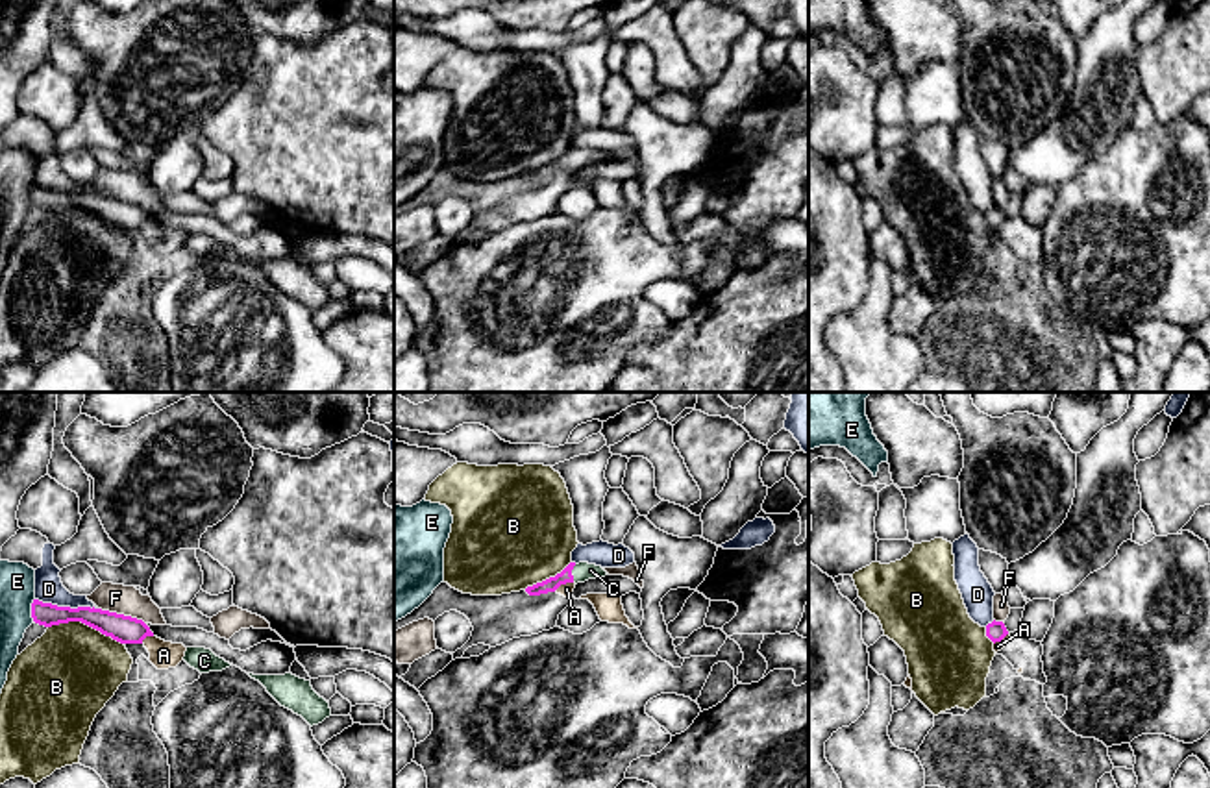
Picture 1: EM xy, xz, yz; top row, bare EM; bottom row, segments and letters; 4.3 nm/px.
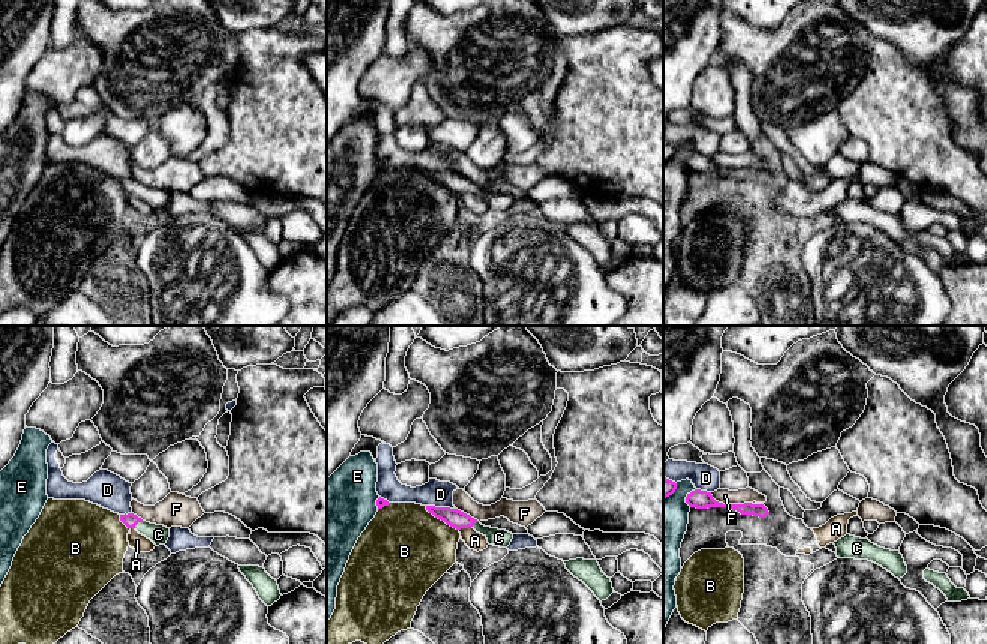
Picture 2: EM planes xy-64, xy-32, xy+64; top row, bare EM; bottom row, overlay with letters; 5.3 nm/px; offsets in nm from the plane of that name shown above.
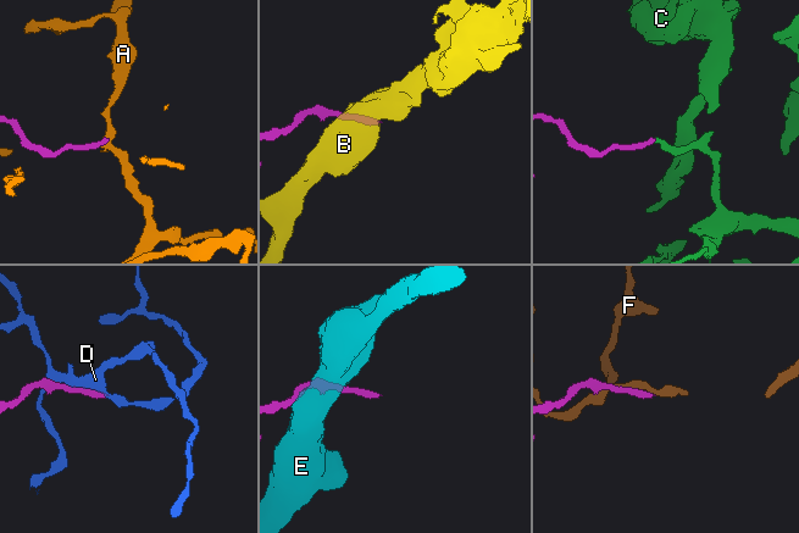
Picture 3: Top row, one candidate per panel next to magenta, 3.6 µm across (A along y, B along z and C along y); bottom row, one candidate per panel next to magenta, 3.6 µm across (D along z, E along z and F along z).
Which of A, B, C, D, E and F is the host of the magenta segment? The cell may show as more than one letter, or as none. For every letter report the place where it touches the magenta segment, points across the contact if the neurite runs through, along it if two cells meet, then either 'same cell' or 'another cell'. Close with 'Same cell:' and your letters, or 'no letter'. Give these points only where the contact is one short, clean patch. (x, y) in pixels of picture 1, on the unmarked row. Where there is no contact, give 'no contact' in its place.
A: contact xy (147, 221); border xy (152, 221), (141, 228); another cell
B: contact xy (86, 209); border xy (49, 211), (84, 208), (123, 230); another cell
C: contact xz (570, 160); way xz (550, 171), (570, 160), (581, 158); same cell
D: contact xy (67, 193); another cell
E: contact xy (32, 195); another cell
F: contact xy (123, 200); another cell
Same cell: C

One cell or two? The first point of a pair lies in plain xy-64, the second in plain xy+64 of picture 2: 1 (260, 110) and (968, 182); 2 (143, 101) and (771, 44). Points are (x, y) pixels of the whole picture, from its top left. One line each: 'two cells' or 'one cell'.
1: one cell
2: one cell

